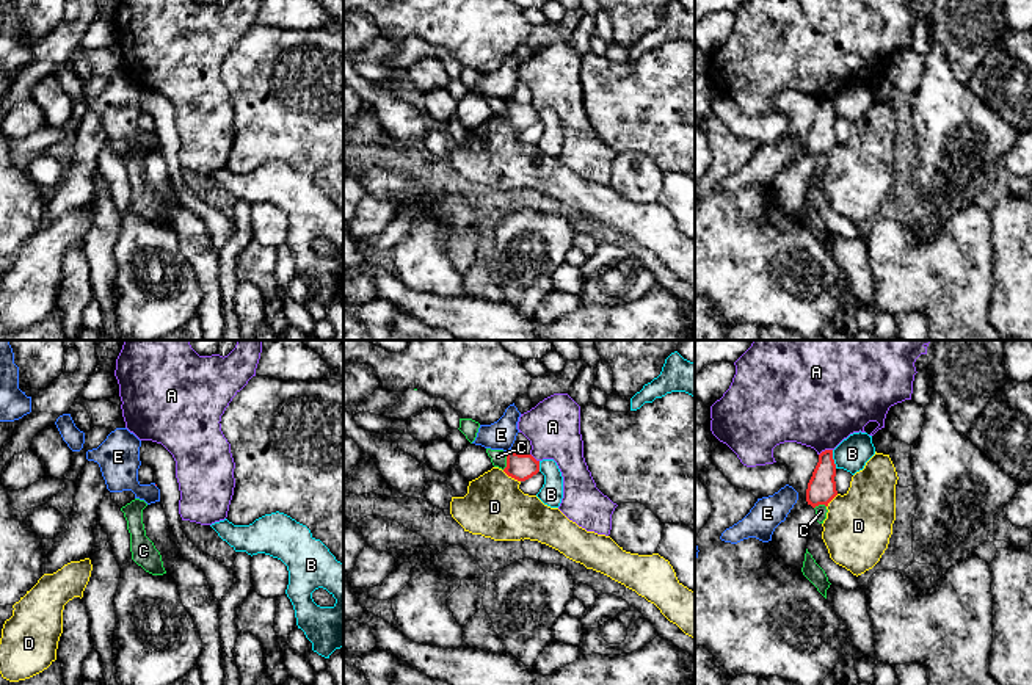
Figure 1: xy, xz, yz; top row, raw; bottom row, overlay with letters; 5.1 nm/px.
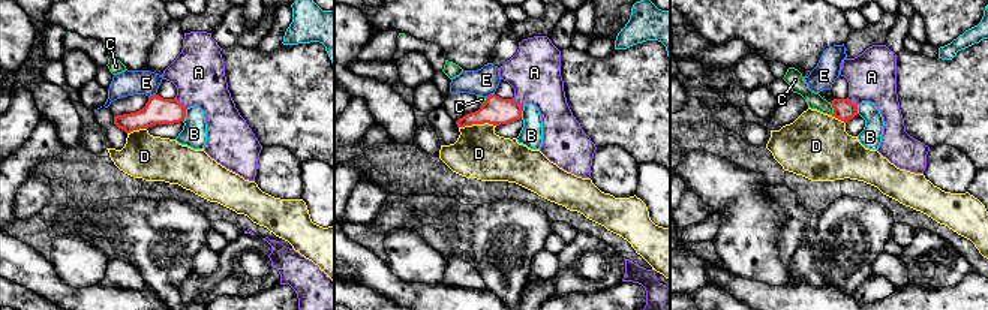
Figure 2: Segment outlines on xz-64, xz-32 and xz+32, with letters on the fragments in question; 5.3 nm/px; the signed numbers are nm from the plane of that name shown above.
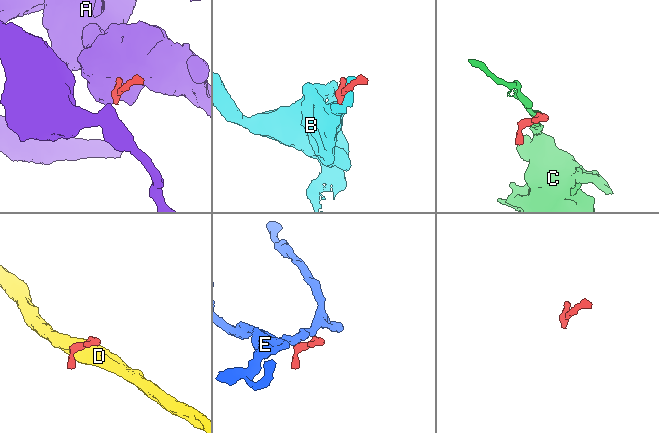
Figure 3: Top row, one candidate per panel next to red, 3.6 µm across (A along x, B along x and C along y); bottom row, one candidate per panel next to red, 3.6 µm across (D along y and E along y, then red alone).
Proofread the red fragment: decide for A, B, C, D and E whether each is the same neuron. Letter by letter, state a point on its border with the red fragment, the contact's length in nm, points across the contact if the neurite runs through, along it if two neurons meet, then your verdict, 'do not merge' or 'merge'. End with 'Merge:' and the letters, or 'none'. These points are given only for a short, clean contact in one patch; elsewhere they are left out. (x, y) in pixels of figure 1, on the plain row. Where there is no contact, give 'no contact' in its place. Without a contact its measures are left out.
A: meets red in yz at (825, 99); contact 80 nm long; border along yz (832, 97), (825, 97), (819, 104); do not merge
B: meets red in yz at (833, 108); contact 100 nm long; border along yz (832, 99), (836, 116); do not merge
C: meets red in xz at (507, 110); contact 100 nm long; border along xz (507, 101), (507, 113), (502, 118); do not merge
D: meets red in xz at (512, 126); contact 110 nm long; border along xz (502, 119), (519, 130); do not merge
E: meets red in xz at (508, 99); contact 30 nm long; do not merge
Merge: none

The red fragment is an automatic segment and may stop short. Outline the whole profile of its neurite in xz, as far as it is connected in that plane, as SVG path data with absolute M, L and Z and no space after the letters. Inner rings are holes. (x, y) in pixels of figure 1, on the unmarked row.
M508 99L503 121L518 130L525 130L540 121L540 110L532 103L519 103Z

